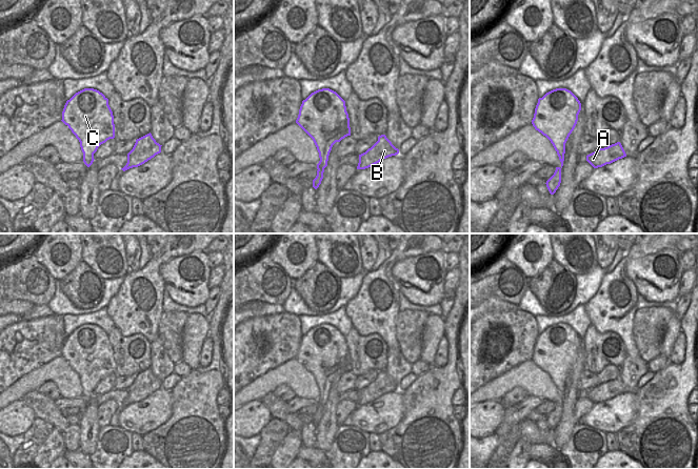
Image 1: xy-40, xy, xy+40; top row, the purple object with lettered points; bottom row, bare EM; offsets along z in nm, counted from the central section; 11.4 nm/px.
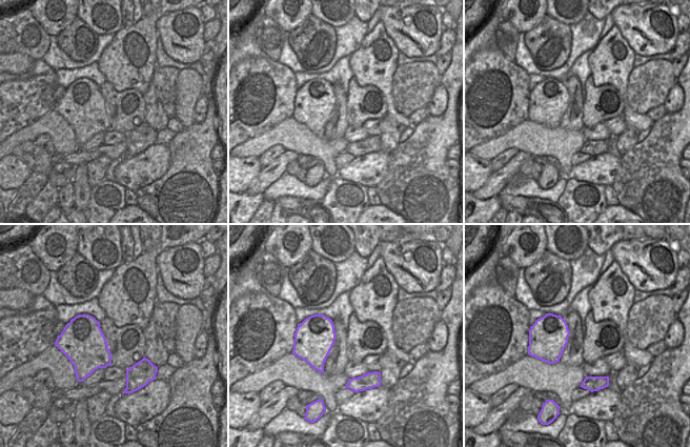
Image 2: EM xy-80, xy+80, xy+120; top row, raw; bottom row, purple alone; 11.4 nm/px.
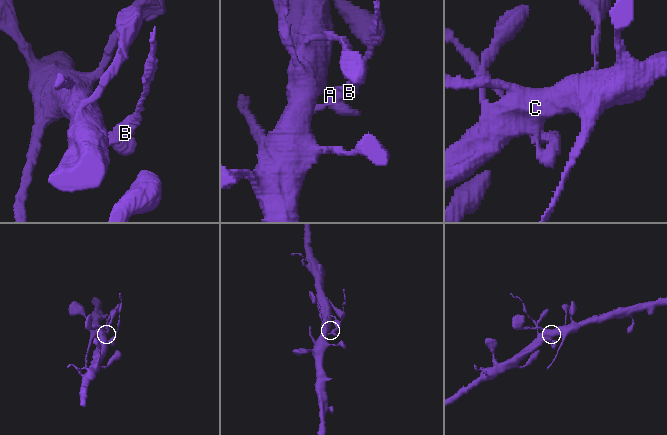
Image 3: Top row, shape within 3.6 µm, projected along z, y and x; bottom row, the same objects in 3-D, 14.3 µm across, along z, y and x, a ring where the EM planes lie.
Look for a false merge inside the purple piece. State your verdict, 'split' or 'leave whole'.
split

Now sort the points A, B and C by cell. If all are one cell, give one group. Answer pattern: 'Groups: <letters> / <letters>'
Groups: A B / C

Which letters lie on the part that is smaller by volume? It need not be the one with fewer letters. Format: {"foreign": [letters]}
{"foreign": ["A", "B"]}

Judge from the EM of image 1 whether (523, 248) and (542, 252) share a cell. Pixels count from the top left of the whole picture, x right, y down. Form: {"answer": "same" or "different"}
{"answer": "same"}

